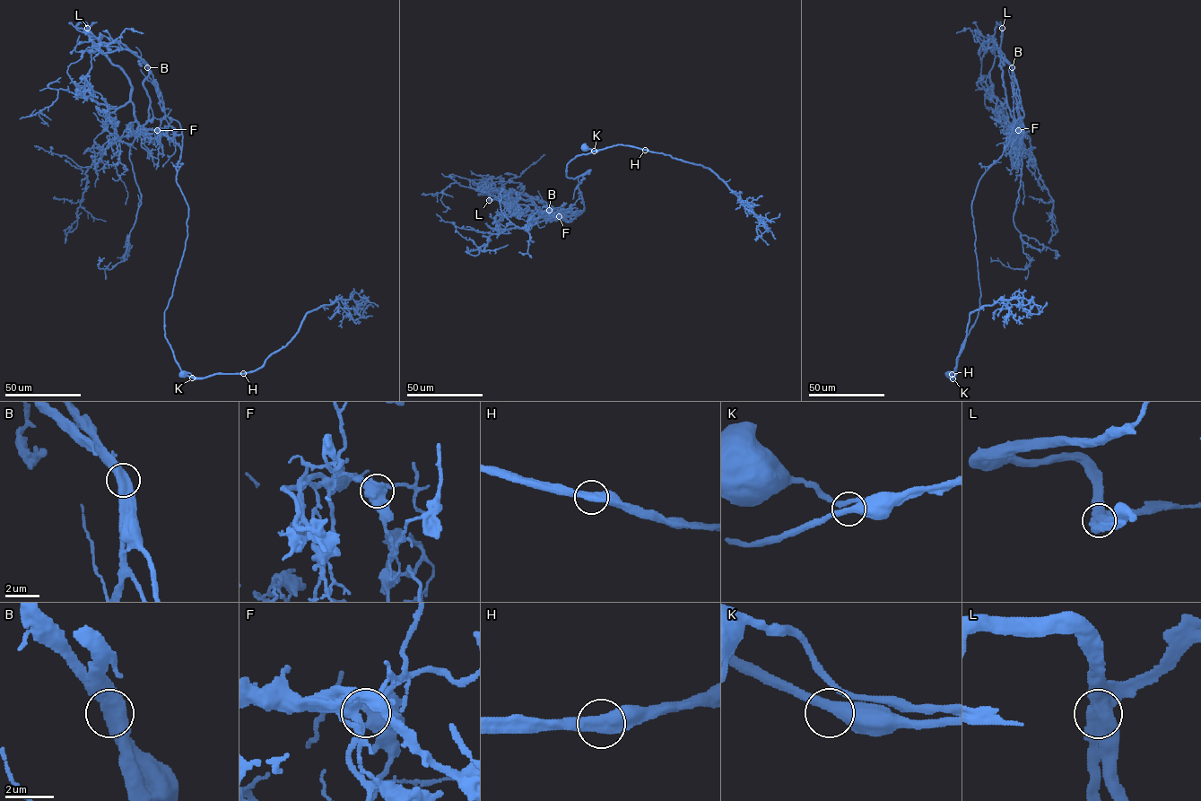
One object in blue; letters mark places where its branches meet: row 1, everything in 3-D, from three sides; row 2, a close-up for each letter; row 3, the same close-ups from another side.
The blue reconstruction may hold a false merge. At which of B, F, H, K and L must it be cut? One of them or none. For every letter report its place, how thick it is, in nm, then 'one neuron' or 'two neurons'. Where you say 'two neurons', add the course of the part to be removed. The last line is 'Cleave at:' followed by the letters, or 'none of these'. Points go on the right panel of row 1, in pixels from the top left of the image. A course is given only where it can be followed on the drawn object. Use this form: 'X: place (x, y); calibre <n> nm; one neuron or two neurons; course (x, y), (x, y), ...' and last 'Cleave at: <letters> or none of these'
B: place (1012, 67); calibre 650 nm; two neurons; course (1012, 66), (1023, 116), (974, 195), (979, 307), (956, 374), (946, 374), (970, 313), (1015, 297), (1043, 311)
F: place (1018, 130); calibre 500 nm; one neuron
H: place (952, 374); calibre 500 nm; one neuron
K: place (952, 378); calibre 420 nm; one neuron
L: place (1002, 28); calibre 600 nm; one neuron
Cleave at: B

